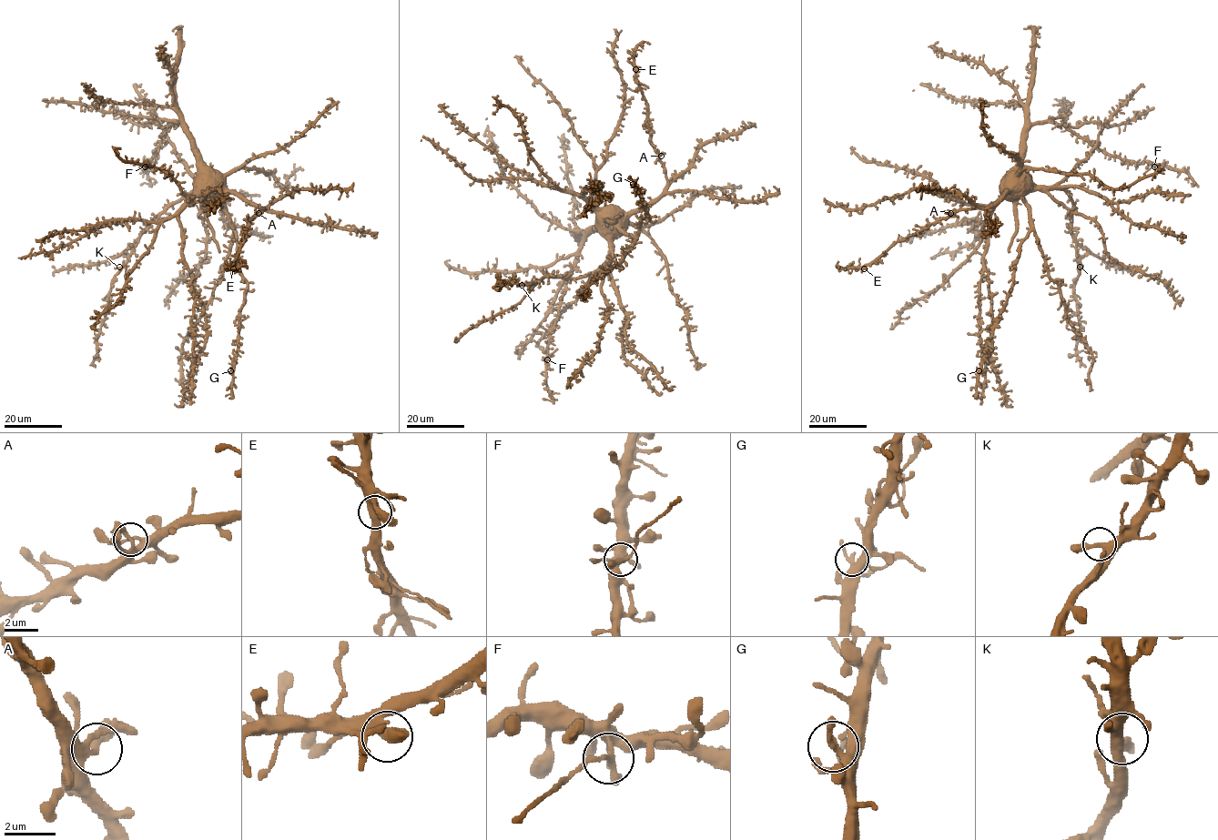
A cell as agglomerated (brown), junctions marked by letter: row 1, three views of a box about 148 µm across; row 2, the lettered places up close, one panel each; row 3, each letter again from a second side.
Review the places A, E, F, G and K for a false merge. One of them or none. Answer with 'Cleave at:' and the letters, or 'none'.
Cleave at: F

